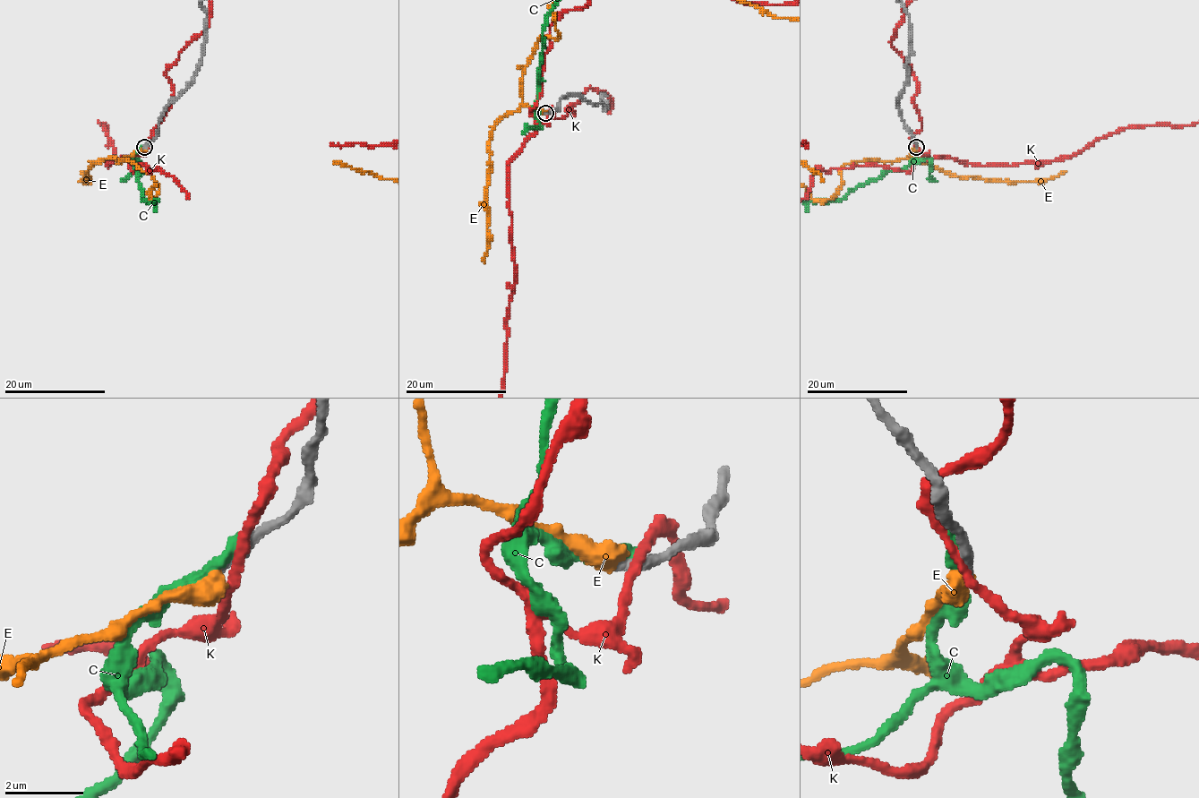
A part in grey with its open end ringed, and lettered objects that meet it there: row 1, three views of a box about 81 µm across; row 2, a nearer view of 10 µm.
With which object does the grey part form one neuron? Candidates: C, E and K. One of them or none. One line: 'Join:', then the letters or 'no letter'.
Join: E

